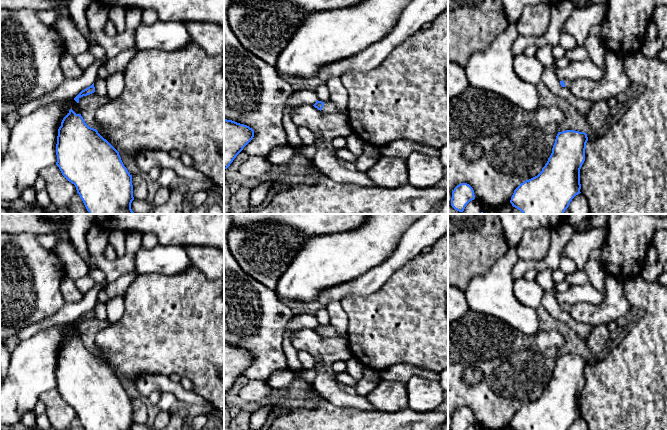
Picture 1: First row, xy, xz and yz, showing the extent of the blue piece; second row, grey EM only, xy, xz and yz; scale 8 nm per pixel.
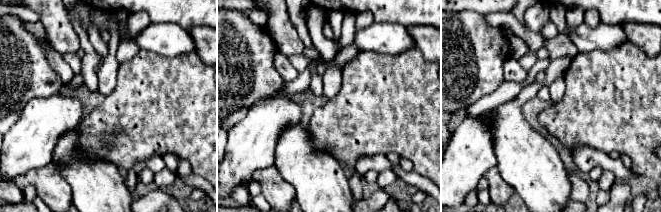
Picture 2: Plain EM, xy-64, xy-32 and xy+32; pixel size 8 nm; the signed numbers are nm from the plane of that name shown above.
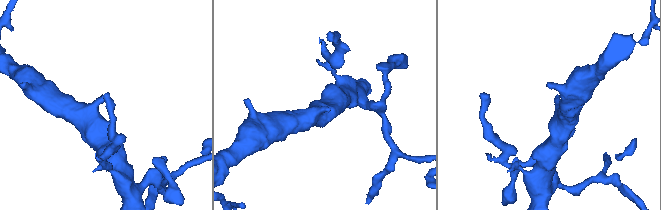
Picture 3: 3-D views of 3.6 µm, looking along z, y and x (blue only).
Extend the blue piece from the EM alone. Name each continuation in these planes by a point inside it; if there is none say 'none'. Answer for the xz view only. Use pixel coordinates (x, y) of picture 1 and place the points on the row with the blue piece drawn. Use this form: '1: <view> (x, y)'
1: xz (329, 107)

